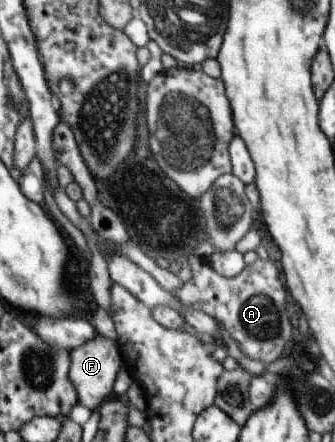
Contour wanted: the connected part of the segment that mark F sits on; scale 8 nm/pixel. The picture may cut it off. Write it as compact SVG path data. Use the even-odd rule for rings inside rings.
M98 334L92 341L87 341L70 353L69 380L75 387L77 403L92 412L111 396L113 383L123 362L123 354L118 342L111 341Z

